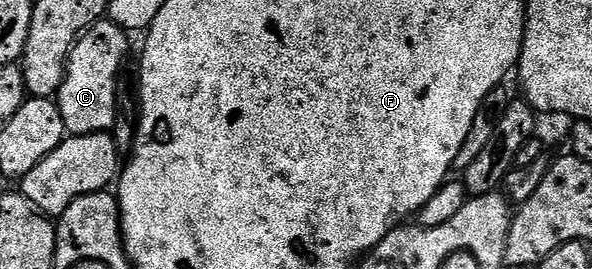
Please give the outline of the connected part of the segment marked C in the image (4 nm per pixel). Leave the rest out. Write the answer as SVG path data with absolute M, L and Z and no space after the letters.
M99 21L78 37L78 42L70 51L70 60L66 62L64 85L60 85L56 102L60 109L60 117L64 117L64 125L70 135L91 135L101 131L109 132L118 116L118 85L122 71L122 62L130 51L127 32L109 21Z

